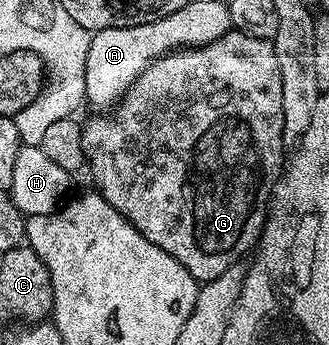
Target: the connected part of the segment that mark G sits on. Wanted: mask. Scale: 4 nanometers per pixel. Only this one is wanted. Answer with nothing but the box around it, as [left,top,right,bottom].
[82,29,286,284]

